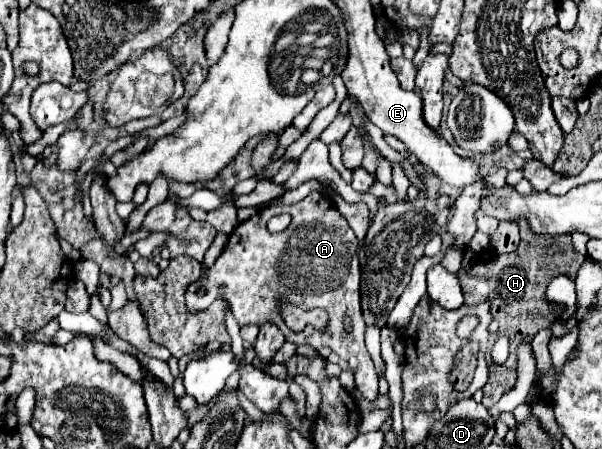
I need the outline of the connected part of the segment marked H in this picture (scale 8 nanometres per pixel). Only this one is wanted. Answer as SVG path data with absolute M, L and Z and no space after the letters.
M524 224L524 226L520 226L520 246L518 246L516 252L512 252L512 254L492 254L492 258L486 256L486 254L480 254L478 260L472 264L472 268L456 272L456 276L462 284L464 302L466 304L482 304L484 300L488 300L490 302L490 314L500 324L498 334L510 338L510 358L508 358L508 362L500 368L492 366L488 382L482 388L484 390L482 404L486 408L492 408L498 402L500 396L504 396L508 390L512 390L512 386L516 382L516 376L518 376L516 374L516 366L518 366L516 348L524 340L532 340L538 330L548 328L558 318L558 314L566 308L566 306L554 304L546 298L548 284L560 274L574 280L582 262L584 262L584 256L576 254L568 234L546 240L546 236L534 234Z

